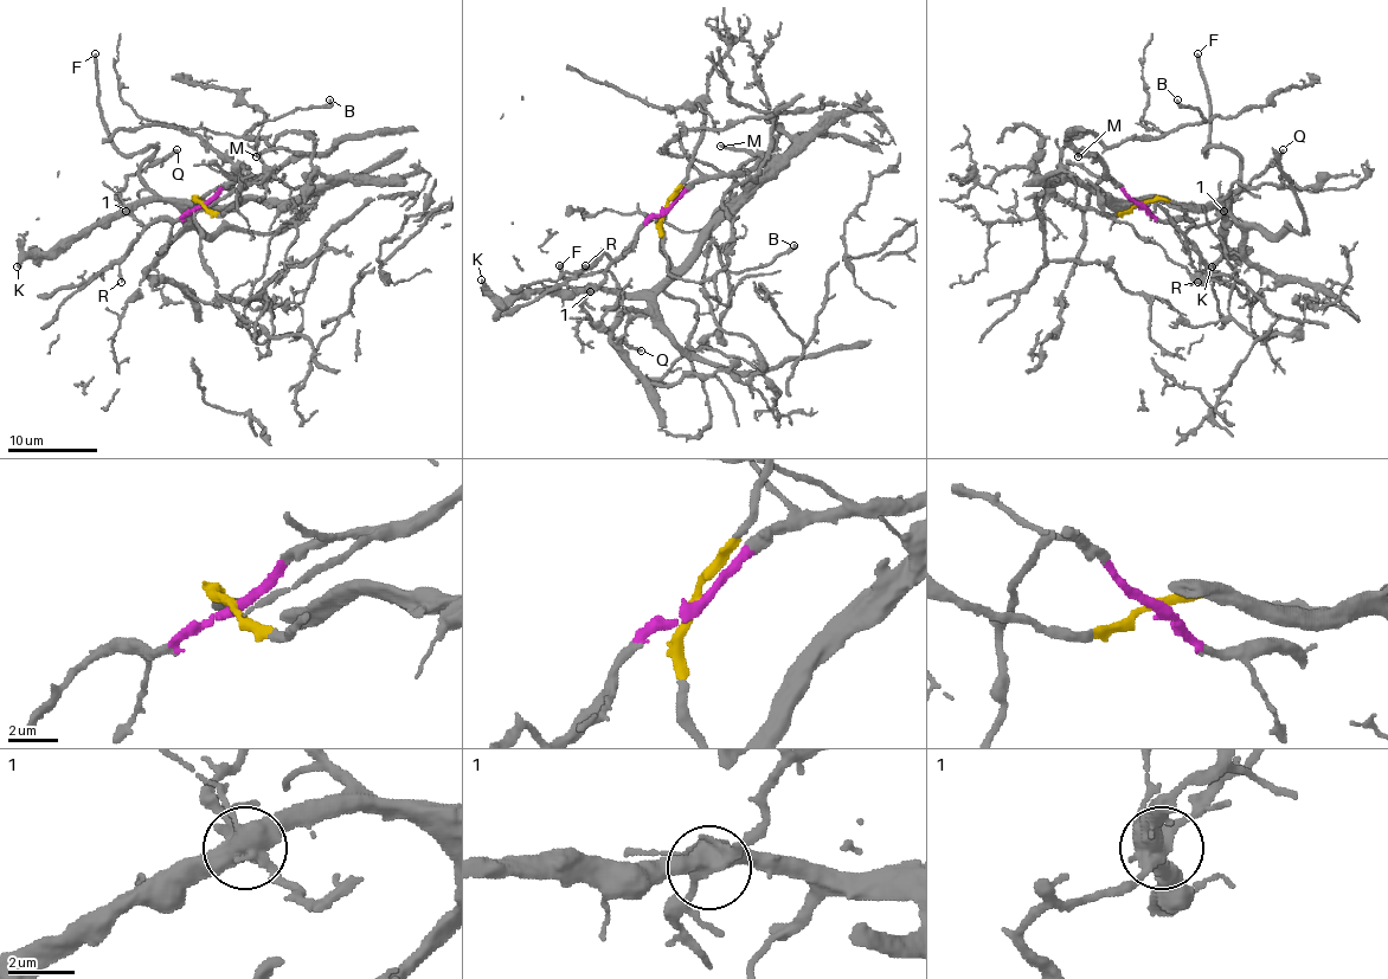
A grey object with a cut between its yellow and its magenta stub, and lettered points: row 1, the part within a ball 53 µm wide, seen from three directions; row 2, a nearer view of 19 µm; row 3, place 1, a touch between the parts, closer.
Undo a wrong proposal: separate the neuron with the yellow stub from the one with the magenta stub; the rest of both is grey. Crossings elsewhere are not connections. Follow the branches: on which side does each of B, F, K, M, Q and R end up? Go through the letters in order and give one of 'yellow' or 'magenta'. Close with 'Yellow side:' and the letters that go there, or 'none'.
B: yellow
F: yellow
K: yellow
M: magenta
Q: magenta
R: magenta
Yellow side: B, F, K

